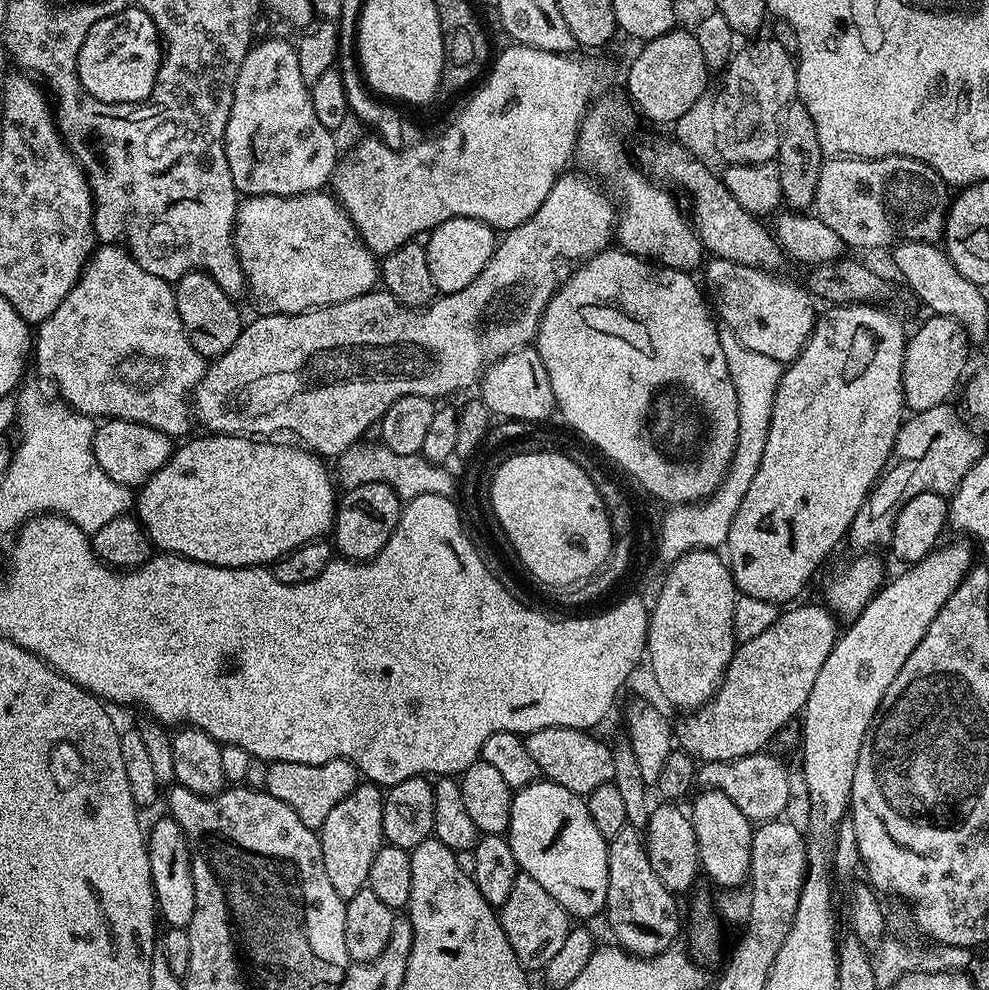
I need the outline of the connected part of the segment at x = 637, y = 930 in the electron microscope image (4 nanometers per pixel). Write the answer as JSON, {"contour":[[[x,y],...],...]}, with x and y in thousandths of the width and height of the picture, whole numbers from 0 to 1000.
{"contour":[[[632,832],[621,846],[615,849],[615,902],[613,903],[613,926],[619,936],[622,953],[640,966],[658,968],[666,966],[668,962],[680,957],[685,953],[684,944],[689,944],[690,929],[688,933],[688,917],[684,914],[685,906],[669,891],[665,891],[665,883],[661,883],[661,875],[657,875],[655,857],[651,853],[648,837]]]}

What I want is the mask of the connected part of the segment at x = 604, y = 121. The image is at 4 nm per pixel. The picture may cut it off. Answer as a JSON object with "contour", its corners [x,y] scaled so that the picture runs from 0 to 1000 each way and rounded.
{"contour":[[[609,101],[600,104],[590,115],[580,158],[584,166],[586,162],[587,171],[608,183],[616,182],[631,201],[626,203],[621,231],[626,249],[640,259],[672,271],[685,271],[687,275],[699,276],[700,271],[707,272],[713,266],[714,252],[704,238],[699,221],[693,211],[691,214],[684,207],[683,200],[678,198],[680,195],[674,189],[656,181],[650,173],[645,172],[636,155],[635,158],[631,155],[631,141],[627,138],[627,132],[631,129],[631,109],[623,101]]]}

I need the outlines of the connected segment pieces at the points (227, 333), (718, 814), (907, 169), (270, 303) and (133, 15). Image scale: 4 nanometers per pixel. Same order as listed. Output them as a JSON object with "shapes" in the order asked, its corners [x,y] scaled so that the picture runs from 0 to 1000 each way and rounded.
{"shapes":[[[[190,275],[182,280],[176,291],[178,297],[178,312],[182,318],[182,324],[186,335],[192,341],[196,354],[208,362],[217,362],[229,358],[241,345],[245,322],[239,312],[240,304],[229,298],[224,289],[216,285],[207,275]]],[[[715,796],[703,801],[704,809],[698,815],[702,842],[706,846],[708,876],[728,899],[744,899],[757,888],[760,870],[760,842],[762,832],[746,818],[746,814],[727,796]]],[[[861,157],[834,161],[831,176],[827,180],[823,214],[858,252],[890,251],[893,246],[905,247],[908,242],[906,237],[910,237],[911,243],[949,243],[954,236],[954,226],[959,223],[960,205],[960,186],[936,164],[919,158],[873,162],[868,157]]],[[[331,193],[307,194],[304,198],[252,198],[242,203],[239,211],[239,233],[237,235],[239,256],[243,262],[243,268],[247,274],[247,286],[250,298],[255,298],[255,307],[260,316],[268,319],[296,319],[302,315],[314,315],[317,311],[333,311],[335,307],[345,307],[351,303],[357,303],[363,299],[377,294],[382,287],[382,263],[381,260],[369,248],[368,241],[360,234],[348,211],[344,209],[344,203],[339,197]]],[[[125,8],[122,12],[111,14],[95,22],[95,26],[91,26],[79,51],[77,74],[94,101],[101,101],[104,105],[140,105],[150,97],[152,75],[162,70],[163,56],[164,41],[161,32],[158,31],[158,24],[143,8]]]]}

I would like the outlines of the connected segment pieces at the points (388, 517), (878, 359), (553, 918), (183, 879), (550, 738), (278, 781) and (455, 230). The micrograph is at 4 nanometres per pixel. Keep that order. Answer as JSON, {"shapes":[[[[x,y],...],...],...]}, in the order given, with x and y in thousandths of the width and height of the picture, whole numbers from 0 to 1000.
{"shapes":[[[[370,487],[370,491],[358,491],[351,494],[343,502],[340,510],[340,528],[337,529],[335,540],[340,541],[338,544],[338,554],[347,565],[357,568],[367,568],[376,566],[384,559],[386,552],[390,552],[390,547],[394,543],[394,539],[398,539],[398,535],[404,526],[406,516],[406,506],[402,498],[394,491],[390,491],[386,487]]],[[[851,307],[836,312],[838,315],[826,322],[821,331],[815,349],[794,371],[793,380],[783,402],[779,434],[775,438],[775,455],[770,459],[770,467],[766,467],[766,479],[762,479],[762,487],[758,487],[758,495],[754,495],[754,503],[746,511],[746,519],[742,519],[742,527],[738,531],[738,539],[734,551],[736,573],[740,575],[740,587],[751,601],[758,604],[770,604],[775,608],[783,608],[787,612],[804,607],[809,597],[821,586],[821,581],[833,570],[833,565],[844,556],[856,542],[861,533],[863,523],[869,521],[878,508],[878,498],[886,489],[886,484],[894,476],[896,467],[902,458],[904,446],[908,442],[908,434],[916,423],[916,409],[912,394],[912,374],[914,373],[914,348],[916,334],[914,327],[894,309],[880,307]]],[[[524,883],[520,887],[520,895],[516,898],[516,907],[504,918],[506,934],[516,952],[520,956],[520,964],[531,980],[548,980],[564,964],[568,952],[572,952],[576,940],[576,926],[572,918],[560,911],[545,891],[540,887]]],[[[169,822],[163,824],[163,828],[156,829],[154,836],[152,832],[148,840],[158,920],[169,936],[190,938],[192,927],[196,927],[196,887],[190,852],[184,842],[184,834],[180,834],[178,827]]],[[[549,735],[530,743],[532,758],[536,758],[544,778],[551,788],[558,788],[564,794],[572,794],[580,802],[594,806],[605,794],[620,791],[622,786],[620,757],[614,756],[598,738],[589,735]]],[[[284,768],[271,772],[271,781],[267,796],[277,806],[289,810],[309,834],[324,837],[330,830],[330,822],[354,802],[362,791],[360,776],[352,768],[335,768],[329,772],[302,772],[301,770],[285,770]]],[[[455,220],[438,230],[431,238],[430,257],[435,281],[439,281],[442,296],[466,295],[468,291],[475,289],[475,285],[479,285],[483,277],[487,277],[487,273],[502,256],[503,245],[503,231],[479,220]]]]}

